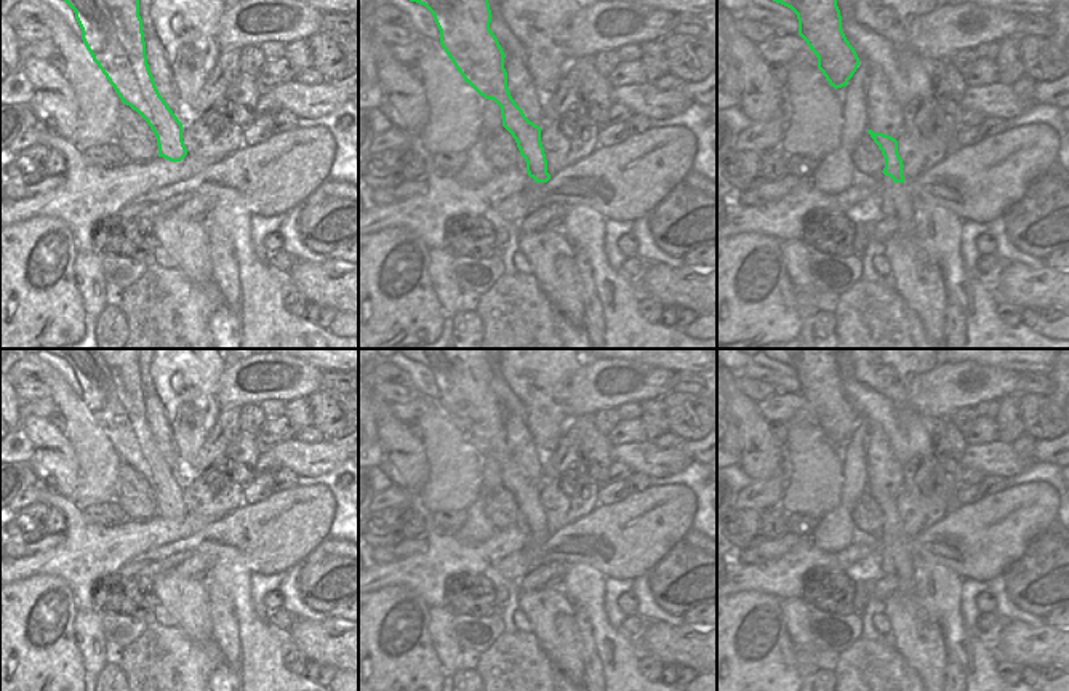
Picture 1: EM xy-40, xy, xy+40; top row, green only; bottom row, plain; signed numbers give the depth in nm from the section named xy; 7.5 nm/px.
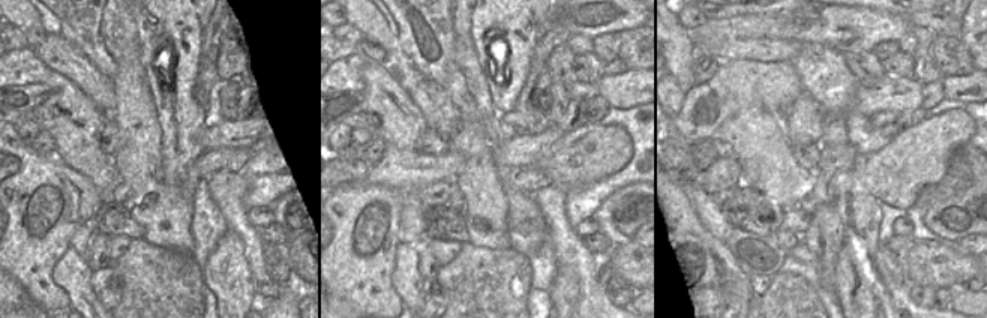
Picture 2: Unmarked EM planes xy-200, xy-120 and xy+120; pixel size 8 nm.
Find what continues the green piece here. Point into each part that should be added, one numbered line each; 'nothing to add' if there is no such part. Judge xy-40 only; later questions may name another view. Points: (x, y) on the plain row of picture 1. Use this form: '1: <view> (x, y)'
nothing to add

